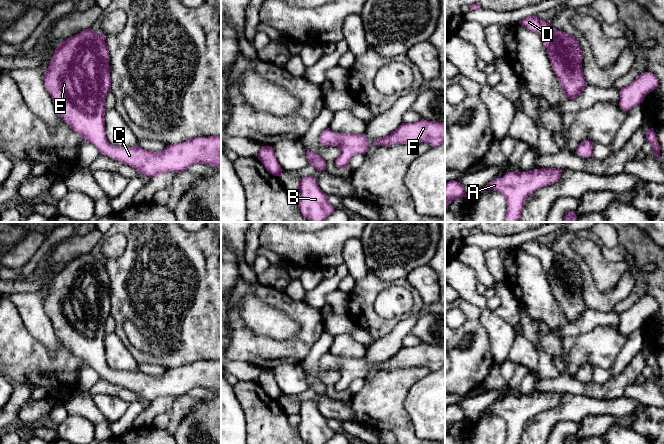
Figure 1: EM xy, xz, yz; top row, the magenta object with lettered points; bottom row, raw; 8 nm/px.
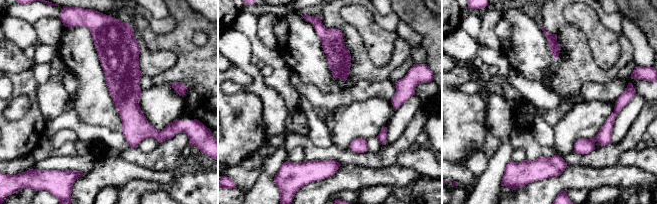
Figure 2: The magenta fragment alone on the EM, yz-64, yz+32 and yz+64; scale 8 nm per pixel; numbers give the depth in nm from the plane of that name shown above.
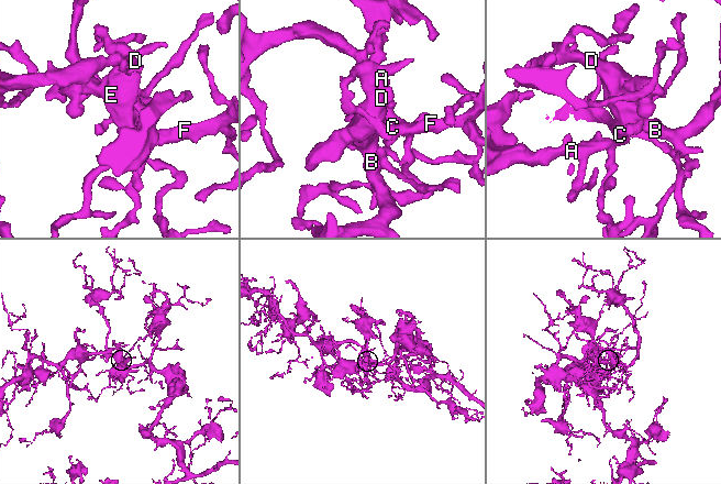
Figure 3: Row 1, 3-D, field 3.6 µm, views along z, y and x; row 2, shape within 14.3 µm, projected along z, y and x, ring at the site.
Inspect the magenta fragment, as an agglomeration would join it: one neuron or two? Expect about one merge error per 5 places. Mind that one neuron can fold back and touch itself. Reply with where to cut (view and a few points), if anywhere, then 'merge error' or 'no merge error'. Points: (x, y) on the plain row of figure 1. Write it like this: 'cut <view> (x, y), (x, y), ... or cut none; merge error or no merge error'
cut none; no merge error

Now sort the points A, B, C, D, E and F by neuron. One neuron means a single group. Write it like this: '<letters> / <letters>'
A B C D E F

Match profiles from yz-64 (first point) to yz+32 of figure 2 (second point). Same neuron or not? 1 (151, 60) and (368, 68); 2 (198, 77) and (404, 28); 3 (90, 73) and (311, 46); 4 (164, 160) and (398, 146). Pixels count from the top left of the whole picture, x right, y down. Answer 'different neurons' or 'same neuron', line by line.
1: same neuron
2: different neurons
3: same neuron
4: same neuron

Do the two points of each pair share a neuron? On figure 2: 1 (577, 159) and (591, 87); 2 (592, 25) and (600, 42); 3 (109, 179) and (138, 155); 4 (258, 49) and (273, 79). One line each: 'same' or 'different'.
1: different
2: same
3: different
4: same

